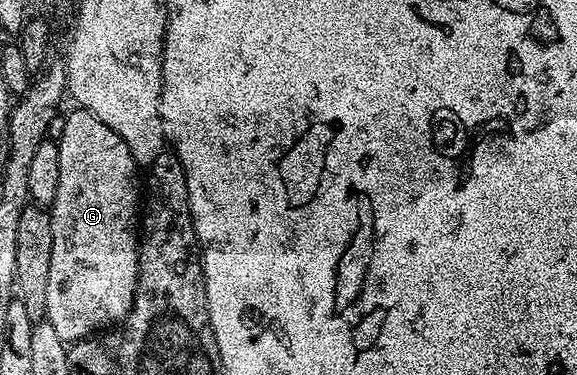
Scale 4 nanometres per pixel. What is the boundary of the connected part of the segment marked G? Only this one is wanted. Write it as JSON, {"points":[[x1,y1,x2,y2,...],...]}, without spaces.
{"points":[[76,110,65,120,61,128,61,136,56,137,57,149,59,150,59,190,55,190,55,198,51,205,51,278,47,282,47,306,45,307,45,320,55,326,55,334,66,342,84,340,110,326,116,326,124,320,125,315,133,309,133,299,137,293,137,271,139,270,139,205,143,200,143,192,137,189,137,172,139,165,133,160,131,150,111,126,99,122,95,114,84,110]]}

